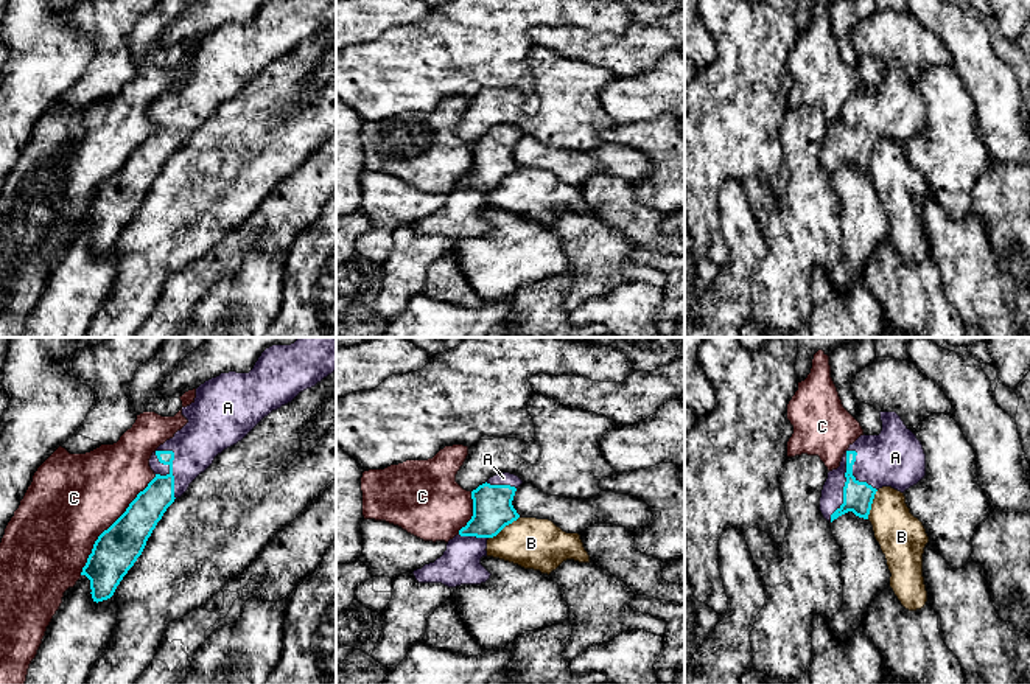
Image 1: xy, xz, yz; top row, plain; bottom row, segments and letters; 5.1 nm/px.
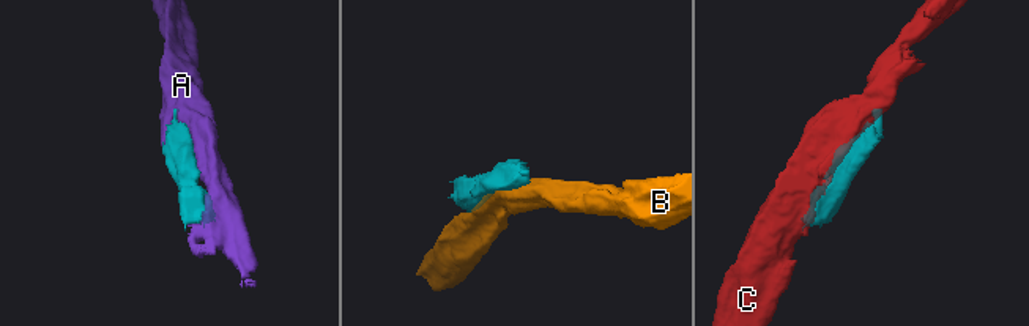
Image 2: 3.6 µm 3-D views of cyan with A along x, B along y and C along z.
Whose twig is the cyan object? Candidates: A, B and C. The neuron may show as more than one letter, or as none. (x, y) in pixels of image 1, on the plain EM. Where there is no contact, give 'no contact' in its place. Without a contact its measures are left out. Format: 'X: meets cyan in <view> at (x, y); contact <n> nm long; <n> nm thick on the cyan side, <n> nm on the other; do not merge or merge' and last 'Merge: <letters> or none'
A: meets cyan in yz at (845, 136); contact 400 nm long; 160 nm thick on the cyan side, 280 nm on the other; merge
B: meets cyan in xz at (503, 179); contact 200 nm long; 200 nm thick on the cyan side, 260 nm on the other; do not merge
C: meets cyan in xy at (112, 176); contact 650 nm long; 240 nm thick on the cyan side, 460 nm on the other; do not merge
Merge: A

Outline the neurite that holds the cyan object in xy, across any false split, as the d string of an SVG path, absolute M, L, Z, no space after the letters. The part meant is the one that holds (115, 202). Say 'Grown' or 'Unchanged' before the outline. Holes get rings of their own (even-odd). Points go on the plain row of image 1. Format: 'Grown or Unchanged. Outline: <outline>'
Grown. Outline: M266 0L249 25L221 25L201 36L194 53L182 59L188 75L149 110L156 129L93 196L81 224L90 232L93 253L114 247L123 229L142 207L166 160L188 141L218 106L241 93L272 62L291 54L300 44L314 39L333 23L336 23L336 0Z

